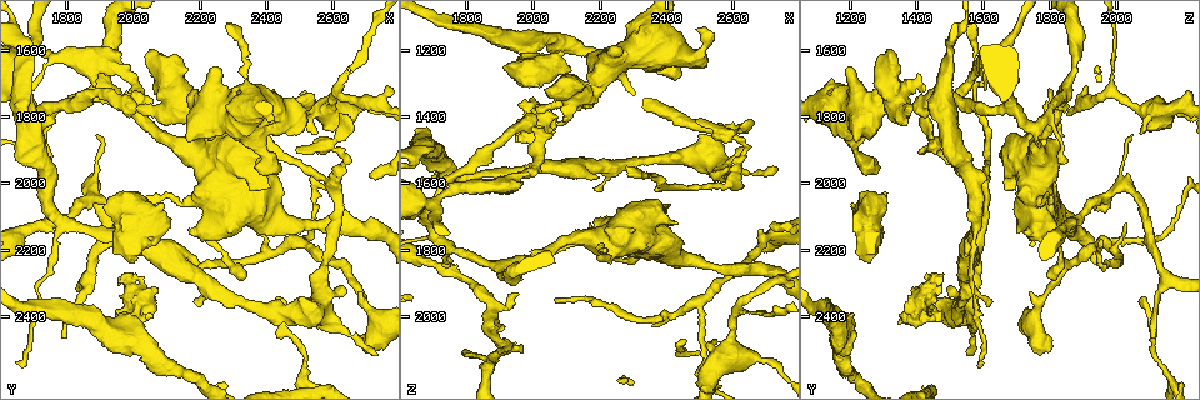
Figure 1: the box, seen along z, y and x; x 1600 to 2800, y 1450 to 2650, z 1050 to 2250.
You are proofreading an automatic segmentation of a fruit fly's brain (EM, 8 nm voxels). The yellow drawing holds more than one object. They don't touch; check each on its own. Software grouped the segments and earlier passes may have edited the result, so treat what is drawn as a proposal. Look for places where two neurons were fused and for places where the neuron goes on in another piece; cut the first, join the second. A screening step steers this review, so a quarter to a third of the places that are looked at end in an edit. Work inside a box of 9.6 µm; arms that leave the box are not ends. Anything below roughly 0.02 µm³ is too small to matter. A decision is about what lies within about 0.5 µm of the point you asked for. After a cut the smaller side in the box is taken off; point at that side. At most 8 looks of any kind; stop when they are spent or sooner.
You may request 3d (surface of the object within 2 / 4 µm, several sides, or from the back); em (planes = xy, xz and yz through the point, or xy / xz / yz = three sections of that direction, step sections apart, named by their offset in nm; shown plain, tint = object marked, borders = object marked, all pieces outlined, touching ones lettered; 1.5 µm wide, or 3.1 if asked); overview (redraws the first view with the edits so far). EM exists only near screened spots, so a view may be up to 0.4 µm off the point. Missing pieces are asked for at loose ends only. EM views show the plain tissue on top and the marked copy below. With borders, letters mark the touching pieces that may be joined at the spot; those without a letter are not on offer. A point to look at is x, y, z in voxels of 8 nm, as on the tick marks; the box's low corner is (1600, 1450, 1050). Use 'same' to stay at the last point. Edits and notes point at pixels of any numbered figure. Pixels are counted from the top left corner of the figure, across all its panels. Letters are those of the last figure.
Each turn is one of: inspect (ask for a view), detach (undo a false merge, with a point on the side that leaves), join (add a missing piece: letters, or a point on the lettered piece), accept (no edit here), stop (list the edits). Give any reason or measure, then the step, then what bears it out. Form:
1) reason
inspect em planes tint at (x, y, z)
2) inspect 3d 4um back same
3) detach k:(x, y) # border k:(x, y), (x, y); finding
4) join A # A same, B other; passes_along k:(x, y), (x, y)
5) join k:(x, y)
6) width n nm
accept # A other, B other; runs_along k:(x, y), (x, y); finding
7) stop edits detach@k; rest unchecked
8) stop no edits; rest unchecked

inspect em xz step 8 borders at (2000, 1700, 1570)

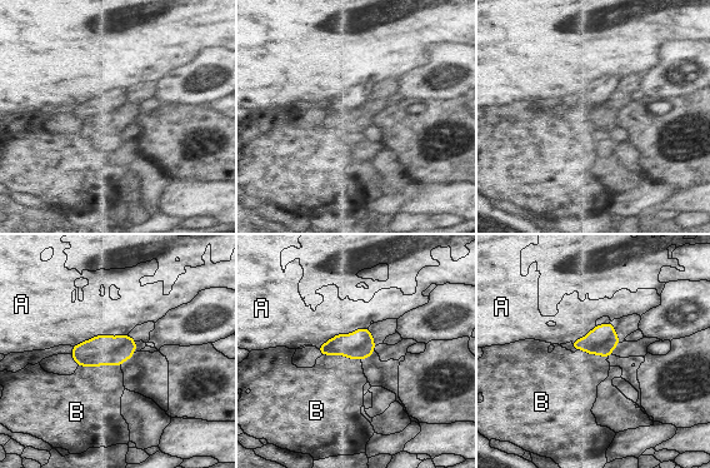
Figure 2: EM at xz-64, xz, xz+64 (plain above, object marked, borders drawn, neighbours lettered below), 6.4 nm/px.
accept # A other, B other; border 2:(120, 366), (78, 367); one neuron here

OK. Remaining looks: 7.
thin end
inspect 3d 4um at (1780, 2450, 2100)

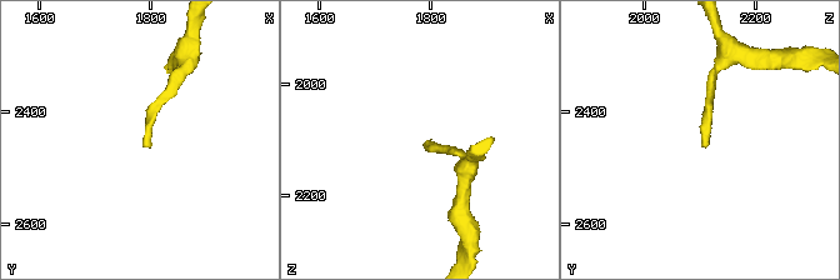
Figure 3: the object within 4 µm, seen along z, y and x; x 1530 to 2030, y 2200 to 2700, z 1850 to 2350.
now the EM
inspect em planes borders at (1785, 2455, 2105)

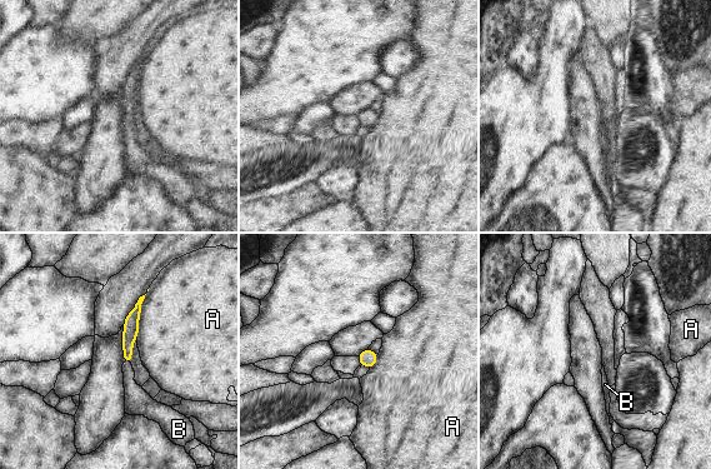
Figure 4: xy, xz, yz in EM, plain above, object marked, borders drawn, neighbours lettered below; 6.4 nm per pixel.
longest_contact A 280 nm
join B # A other, B same; passes_along 4:(131, 324), (128, 363), (136, 400); the neuron continues

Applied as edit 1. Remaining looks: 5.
free end
inspect em xy step 4 tint at (1730, 1930, 1840)

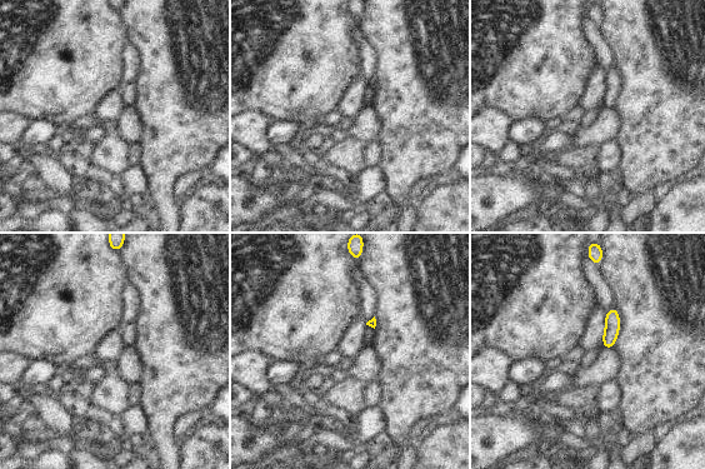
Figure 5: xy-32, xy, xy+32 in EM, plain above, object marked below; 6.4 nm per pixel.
inspect em planes borders same

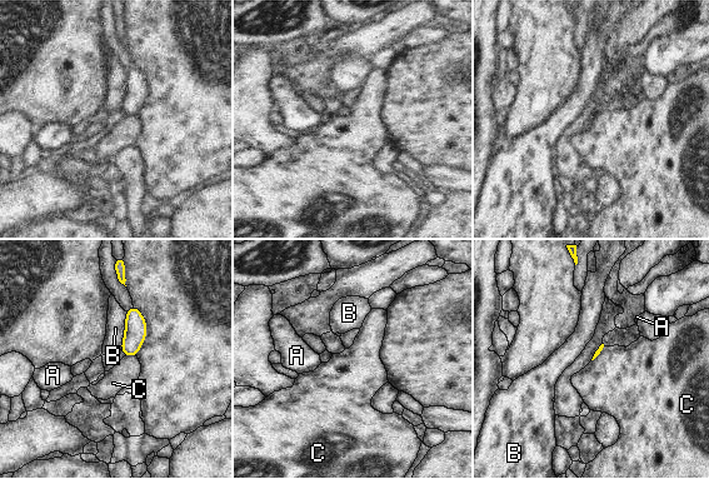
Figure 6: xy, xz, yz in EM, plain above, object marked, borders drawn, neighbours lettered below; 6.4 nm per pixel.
accept # A other, B other, C other; none of them fits

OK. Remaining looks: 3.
stop edits join@4; rest unchecked

